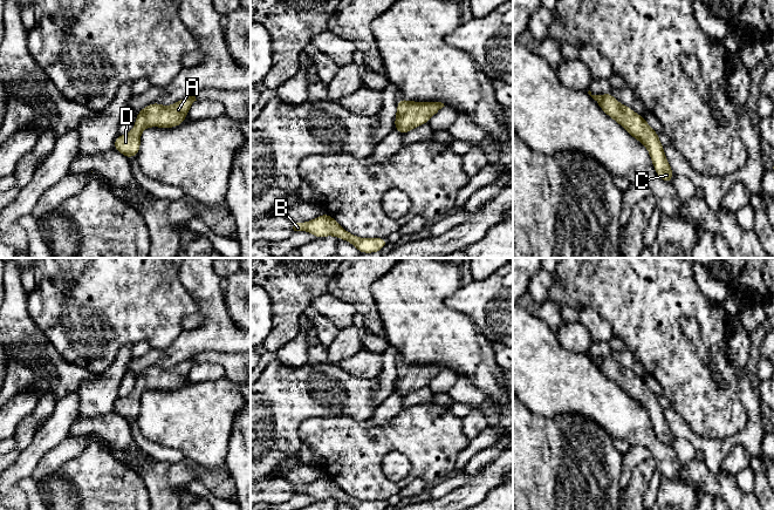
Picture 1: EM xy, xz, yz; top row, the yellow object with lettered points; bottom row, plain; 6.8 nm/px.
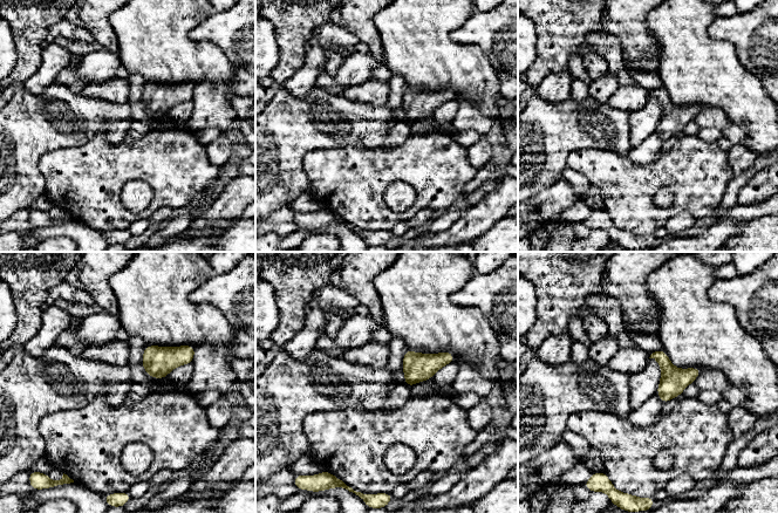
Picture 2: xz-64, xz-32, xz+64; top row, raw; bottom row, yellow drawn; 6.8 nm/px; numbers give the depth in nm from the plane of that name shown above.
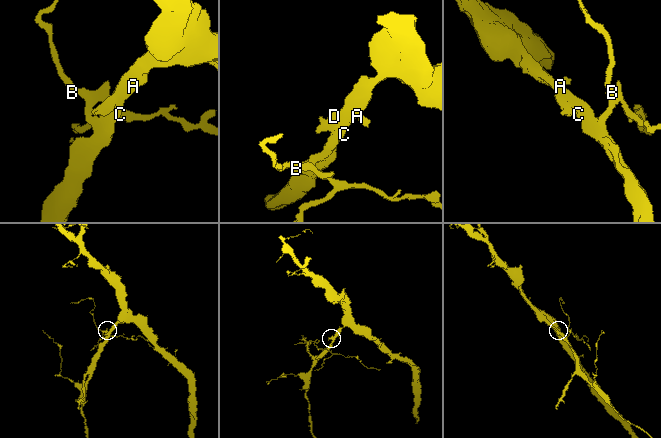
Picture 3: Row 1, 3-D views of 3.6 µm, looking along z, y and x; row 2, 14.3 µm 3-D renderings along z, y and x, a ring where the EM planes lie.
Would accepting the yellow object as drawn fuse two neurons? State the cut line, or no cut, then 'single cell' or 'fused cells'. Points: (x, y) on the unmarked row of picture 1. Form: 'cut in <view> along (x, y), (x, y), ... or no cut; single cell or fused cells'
no cut; single cell

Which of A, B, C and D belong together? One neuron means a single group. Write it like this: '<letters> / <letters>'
A B C D

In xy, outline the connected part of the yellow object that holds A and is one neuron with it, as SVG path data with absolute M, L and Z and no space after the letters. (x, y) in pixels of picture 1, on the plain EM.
M194 358L185 360L172 368L160 366L150 366L136 378L133 392L118 397L112 412L119 414L126 421L136 420L141 410L141 397L146 390L174 390L183 387L189 376L192 366L197 363Z

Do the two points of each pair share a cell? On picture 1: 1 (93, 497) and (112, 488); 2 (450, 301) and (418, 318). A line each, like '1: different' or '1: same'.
1: same
2: different

